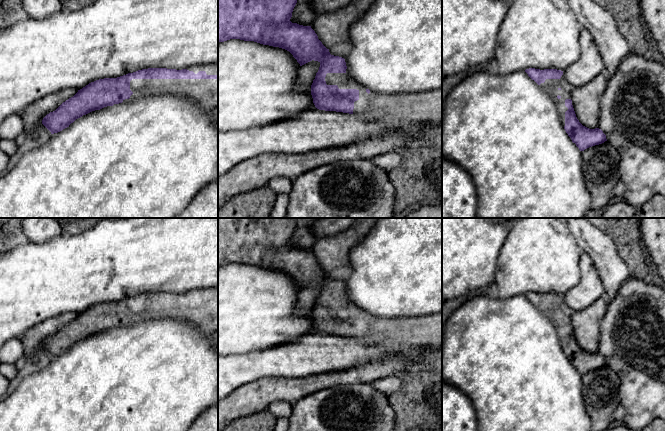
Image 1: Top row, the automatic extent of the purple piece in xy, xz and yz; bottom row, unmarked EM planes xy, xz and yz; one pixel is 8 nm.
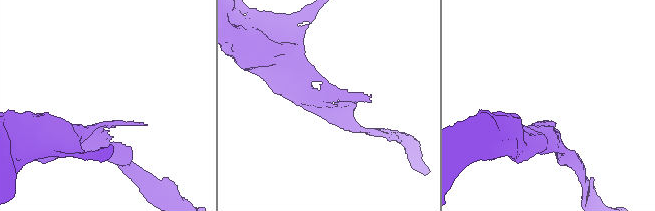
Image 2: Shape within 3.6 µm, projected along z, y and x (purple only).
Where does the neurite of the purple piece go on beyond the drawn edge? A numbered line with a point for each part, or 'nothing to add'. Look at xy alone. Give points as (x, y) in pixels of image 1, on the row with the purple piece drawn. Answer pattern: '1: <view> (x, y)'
1: xy (204, 92)

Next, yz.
1: yz (550, 86)

